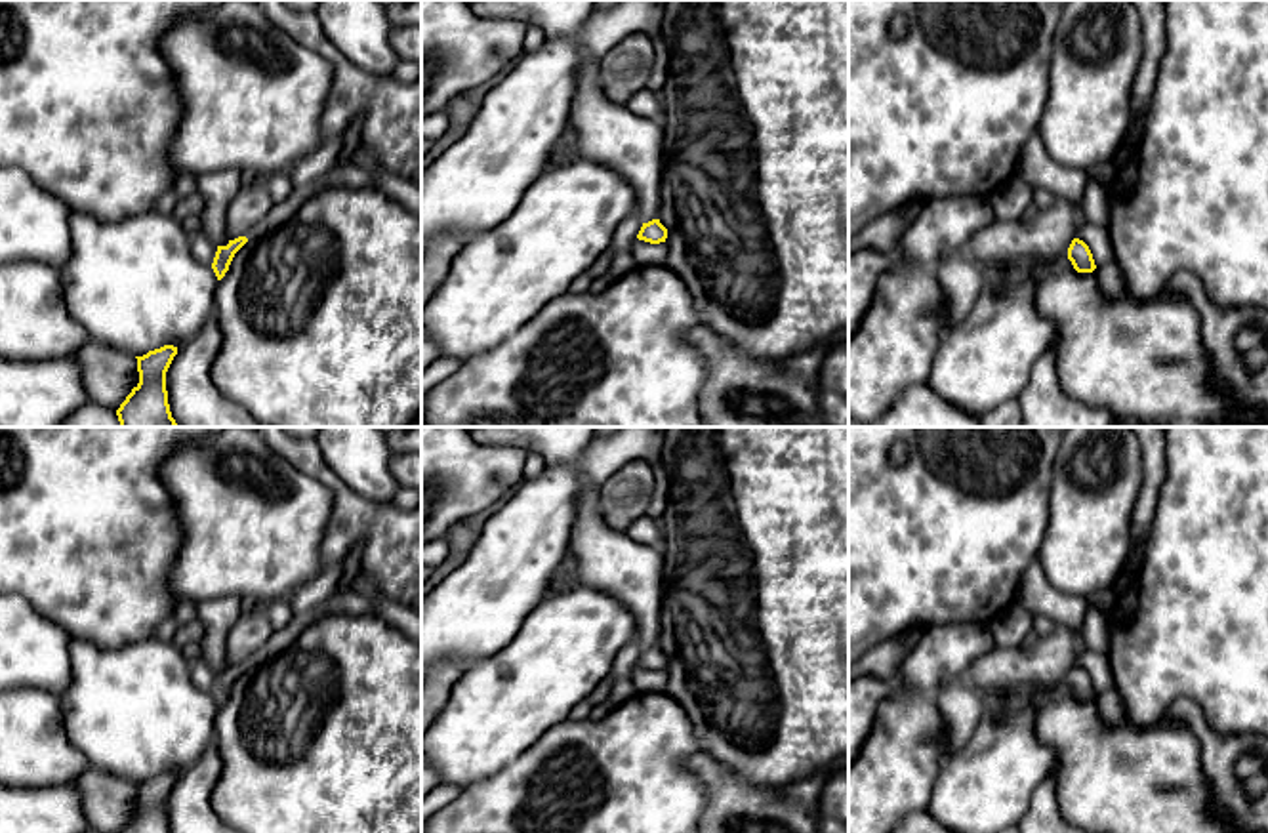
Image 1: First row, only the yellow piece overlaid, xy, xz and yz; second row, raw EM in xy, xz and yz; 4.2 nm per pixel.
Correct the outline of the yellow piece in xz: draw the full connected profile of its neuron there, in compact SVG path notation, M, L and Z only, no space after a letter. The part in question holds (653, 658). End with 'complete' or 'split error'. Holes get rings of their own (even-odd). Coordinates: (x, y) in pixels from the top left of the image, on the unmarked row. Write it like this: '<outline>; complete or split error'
M652 646L648 650L643 650L637 665L650 671L660 671L660 669L665 669L667 656L660 650L660 646Z; complete

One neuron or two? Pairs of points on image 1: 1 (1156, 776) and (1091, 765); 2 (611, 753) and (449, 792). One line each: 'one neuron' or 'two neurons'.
1: one neuron
2: two neurons

